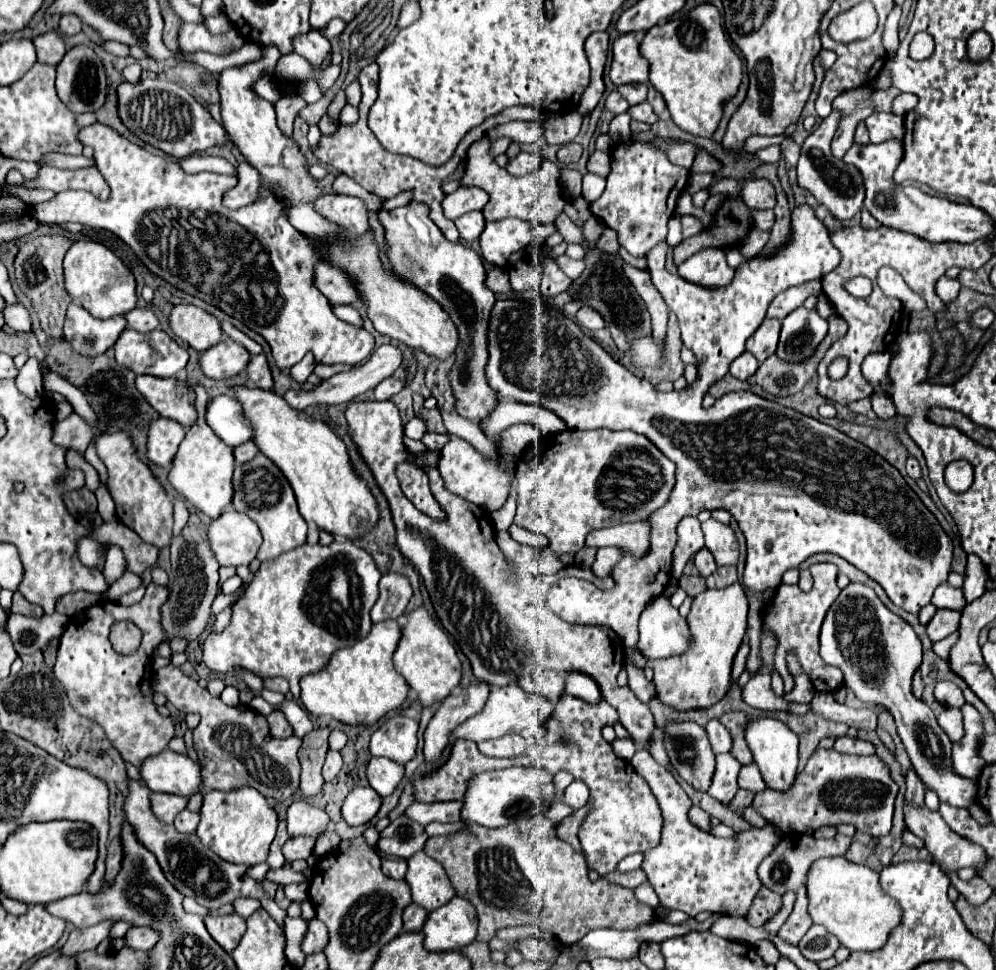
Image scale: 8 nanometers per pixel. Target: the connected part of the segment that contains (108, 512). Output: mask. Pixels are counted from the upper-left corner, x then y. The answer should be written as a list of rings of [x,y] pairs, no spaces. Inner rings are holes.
[[[101,484],[101,488],[95,492],[95,496],[97,496],[97,502],[99,502],[99,508],[97,508],[99,516],[103,520],[111,520],[111,516],[115,516],[115,504],[113,504],[107,488]]]

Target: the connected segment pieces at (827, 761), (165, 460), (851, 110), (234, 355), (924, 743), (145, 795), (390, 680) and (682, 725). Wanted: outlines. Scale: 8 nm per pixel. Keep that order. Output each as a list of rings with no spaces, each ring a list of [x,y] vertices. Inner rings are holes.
[[[817,748],[803,772],[787,792],[773,792],[766,788],[755,794],[753,808],[761,812],[781,832],[805,832],[817,830],[827,824],[853,824],[857,830],[881,838],[889,834],[893,802],[897,784],[891,780],[887,766],[873,756],[847,756],[835,750]]]
[[[159,418],[151,422],[147,456],[159,466],[169,466],[179,450],[183,436],[185,436],[185,428],[175,420]]]
[[[867,86],[867,88],[855,88],[843,92],[833,100],[833,110],[841,112],[841,120],[831,142],[831,150],[835,158],[845,156],[845,152],[853,146],[853,134],[857,124],[875,112],[871,94],[873,94],[873,86]]]
[[[229,336],[221,340],[217,346],[205,350],[201,354],[201,368],[205,376],[213,380],[223,380],[223,378],[233,378],[241,374],[251,360],[251,354],[237,342],[233,342]]]
[[[849,584],[847,588],[841,590],[839,598],[831,604],[821,628],[821,658],[825,664],[837,666],[843,672],[845,686],[851,688],[861,702],[877,702],[883,708],[887,708],[887,712],[891,712],[897,726],[897,734],[911,758],[913,770],[919,774],[919,778],[923,780],[927,788],[937,792],[941,802],[957,806],[957,808],[969,808],[975,802],[975,794],[977,794],[975,782],[951,772],[953,744],[949,742],[947,734],[939,728],[931,708],[913,696],[911,682],[913,682],[915,670],[921,664],[921,642],[917,634],[913,632],[913,628],[905,620],[901,620],[897,614],[893,614],[889,608],[885,608],[885,604],[877,598],[877,594],[869,586]]]
[[[129,780],[129,796],[125,800],[125,814],[127,822],[133,828],[135,838],[155,854],[159,866],[163,868],[165,878],[183,894],[195,898],[201,906],[207,910],[219,910],[223,904],[233,904],[237,898],[257,898],[261,906],[269,912],[269,916],[283,924],[283,918],[287,916],[273,898],[267,896],[259,880],[253,880],[247,876],[249,866],[247,864],[231,864],[215,856],[207,846],[201,844],[201,840],[195,834],[181,834],[175,830],[175,826],[167,826],[157,820],[157,816],[151,812],[149,804],[149,788],[145,784],[139,784],[135,780]]]
[[[395,620],[377,622],[367,638],[351,648],[337,650],[325,670],[305,676],[301,680],[301,702],[313,716],[329,716],[343,724],[371,726],[391,710],[401,708],[409,686],[403,676],[395,672],[393,652],[401,638],[401,628]]]
[[[673,722],[665,730],[665,750],[671,756],[673,768],[679,772],[679,776],[691,784],[699,792],[707,792],[711,786],[711,778],[715,772],[715,754],[711,752],[711,744],[707,740],[705,728],[701,728],[695,722]]]

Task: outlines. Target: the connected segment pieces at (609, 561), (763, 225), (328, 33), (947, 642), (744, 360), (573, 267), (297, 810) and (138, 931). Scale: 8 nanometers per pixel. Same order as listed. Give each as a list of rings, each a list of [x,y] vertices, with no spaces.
[[[615,546],[613,548],[599,548],[597,558],[591,564],[591,570],[593,570],[595,576],[605,578],[605,576],[609,576],[609,572],[617,564],[617,560],[621,560],[621,550],[619,548],[615,548]]]
[[[753,210],[753,220],[755,220],[755,228],[759,230],[771,230],[775,224],[775,214],[773,210]]]
[[[335,18],[335,20],[331,20],[325,28],[321,28],[319,32],[327,38],[327,40],[331,40],[331,38],[335,38],[335,36],[339,36],[343,30],[345,30],[345,22],[343,20],[339,20],[339,18]]]
[[[957,632],[955,634],[951,634],[951,636],[947,636],[945,640],[939,640],[939,642],[935,642],[933,644],[933,652],[939,656],[939,658],[943,658],[943,660],[947,660],[947,656],[949,656],[949,650],[951,650],[951,646],[957,642]]]
[[[743,352],[739,358],[735,358],[735,360],[731,362],[729,372],[731,372],[735,378],[739,378],[739,380],[747,380],[749,376],[755,374],[757,368],[759,368],[757,358],[755,358],[753,354],[749,354],[749,352]]]
[[[559,256],[557,260],[555,260],[557,264],[559,264],[559,268],[569,276],[569,278],[579,278],[581,276],[581,272],[585,269],[585,262],[583,260],[573,260],[569,258],[569,256]]]
[[[293,800],[287,808],[287,830],[289,836],[313,836],[319,838],[319,834],[327,828],[329,816],[307,804],[305,800]]]
[[[139,926],[139,928],[131,928],[125,938],[127,938],[129,948],[151,950],[159,942],[159,932],[155,932],[153,928],[147,928],[147,926]]]

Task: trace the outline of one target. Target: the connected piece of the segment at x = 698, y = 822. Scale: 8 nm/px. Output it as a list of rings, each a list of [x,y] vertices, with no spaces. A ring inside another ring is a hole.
[[[692,806],[689,813],[689,818],[693,824],[695,824],[697,827],[701,828],[702,830],[705,830],[707,832],[711,829],[710,820],[711,817],[707,812],[702,810],[699,806]]]

